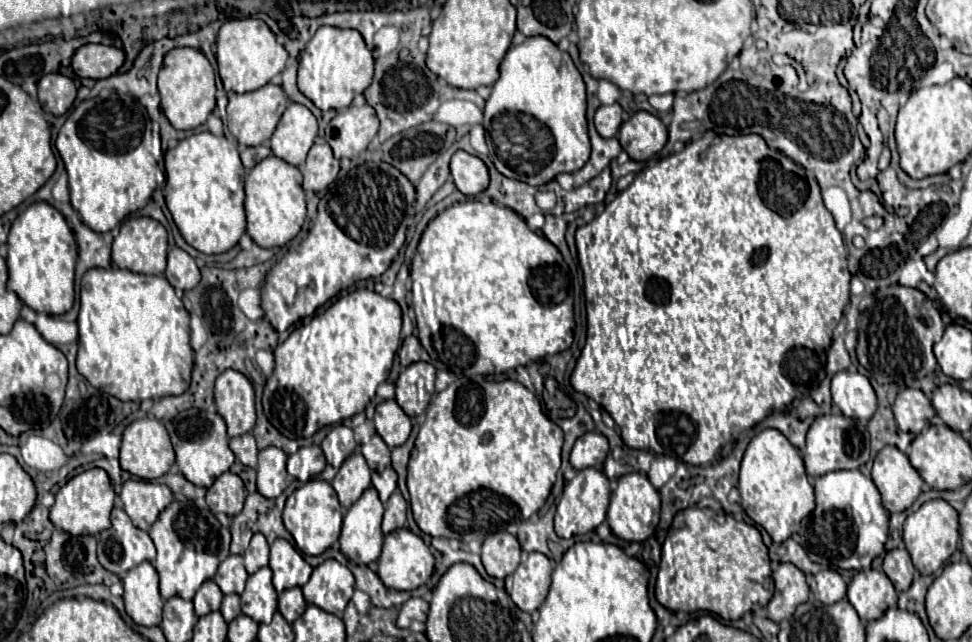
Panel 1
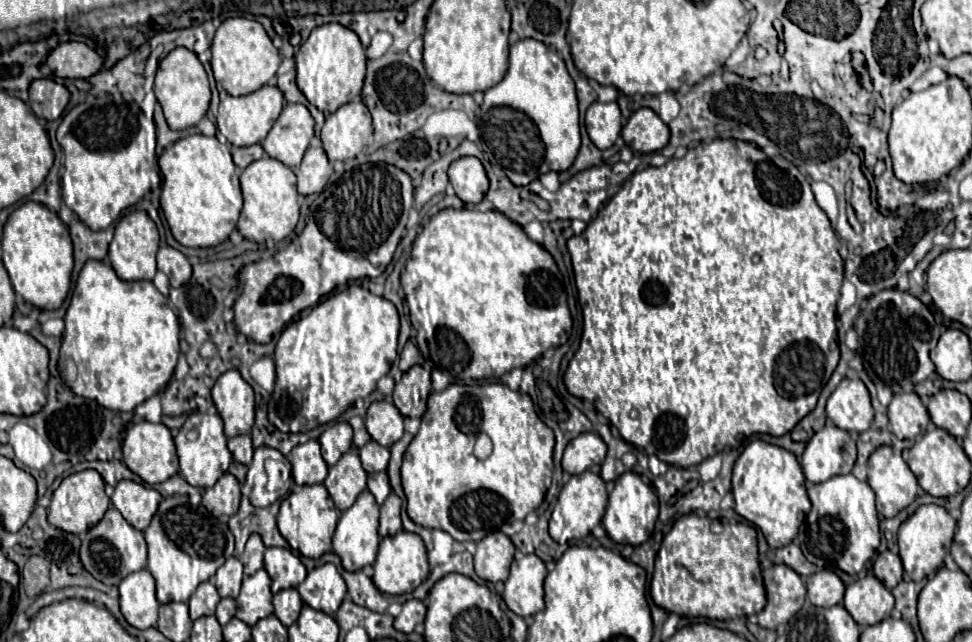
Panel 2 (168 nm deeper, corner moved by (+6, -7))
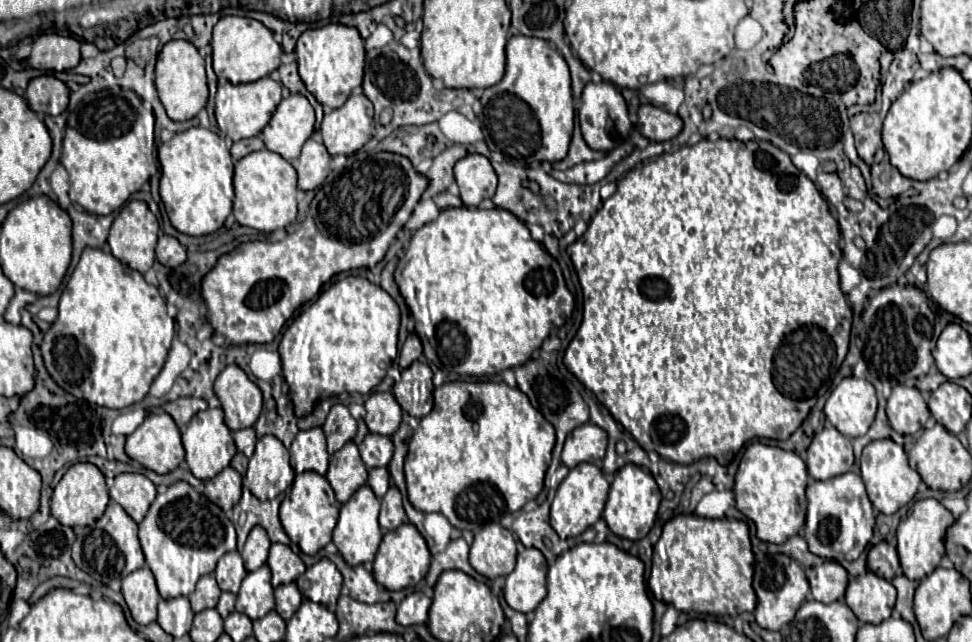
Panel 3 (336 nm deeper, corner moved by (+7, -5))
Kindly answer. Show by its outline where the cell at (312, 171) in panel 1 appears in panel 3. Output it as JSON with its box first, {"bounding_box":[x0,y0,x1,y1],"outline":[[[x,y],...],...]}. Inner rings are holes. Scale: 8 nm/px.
{"bounding_box":[291,139,331,191],"outline":[[[309,139],[303,145],[303,151],[301,151],[299,159],[291,161],[297,175],[299,175],[299,187],[303,191],[317,189],[331,171],[329,161],[331,161],[331,155],[327,153],[325,145]]]}

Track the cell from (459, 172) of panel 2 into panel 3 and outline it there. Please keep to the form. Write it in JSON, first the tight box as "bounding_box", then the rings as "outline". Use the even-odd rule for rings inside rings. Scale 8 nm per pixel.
{"bounding_box":[455,155,497,207],"outline":[[[467,155],[455,165],[455,179],[461,191],[461,201],[467,207],[477,207],[483,199],[493,197],[497,189],[497,173],[487,157]]]}

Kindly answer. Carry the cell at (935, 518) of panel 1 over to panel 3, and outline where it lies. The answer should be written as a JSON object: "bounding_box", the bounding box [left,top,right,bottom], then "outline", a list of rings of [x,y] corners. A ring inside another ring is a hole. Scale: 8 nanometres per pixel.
{"bounding_box":[897,499,953,581],"outline":[[[923,499],[911,507],[911,513],[903,517],[897,527],[897,553],[905,577],[919,581],[939,565],[941,557],[945,555],[943,537],[953,521],[953,515],[937,499]]]}

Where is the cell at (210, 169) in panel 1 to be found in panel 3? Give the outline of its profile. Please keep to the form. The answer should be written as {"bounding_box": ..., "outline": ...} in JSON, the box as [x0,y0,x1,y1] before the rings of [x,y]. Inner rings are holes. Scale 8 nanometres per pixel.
{"bounding_box":[157,127,234,235],"outline":[[[191,127],[187,131],[175,133],[171,141],[161,143],[157,150],[161,178],[159,193],[171,225],[185,235],[207,235],[217,231],[233,207],[234,164],[225,141],[211,129]]]}

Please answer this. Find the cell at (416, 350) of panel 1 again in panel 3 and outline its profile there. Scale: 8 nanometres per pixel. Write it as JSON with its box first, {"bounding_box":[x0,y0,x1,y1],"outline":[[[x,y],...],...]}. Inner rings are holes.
{"bounding_box":[399,333,423,369],"outline":[[[411,333],[411,335],[407,337],[407,341],[405,341],[403,349],[401,349],[399,365],[401,365],[403,369],[405,369],[405,367],[409,367],[415,359],[419,359],[419,357],[421,357],[421,353],[423,353],[423,349],[421,349],[421,339],[417,337],[417,333]]]}

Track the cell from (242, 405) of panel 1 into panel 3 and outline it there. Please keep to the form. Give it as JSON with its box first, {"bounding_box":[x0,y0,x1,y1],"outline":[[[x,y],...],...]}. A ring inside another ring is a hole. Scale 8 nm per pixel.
{"bounding_box":[215,365,263,431],"outline":[[[229,365],[219,373],[215,385],[227,427],[231,431],[253,427],[263,407],[263,395],[247,373],[239,365]]]}

